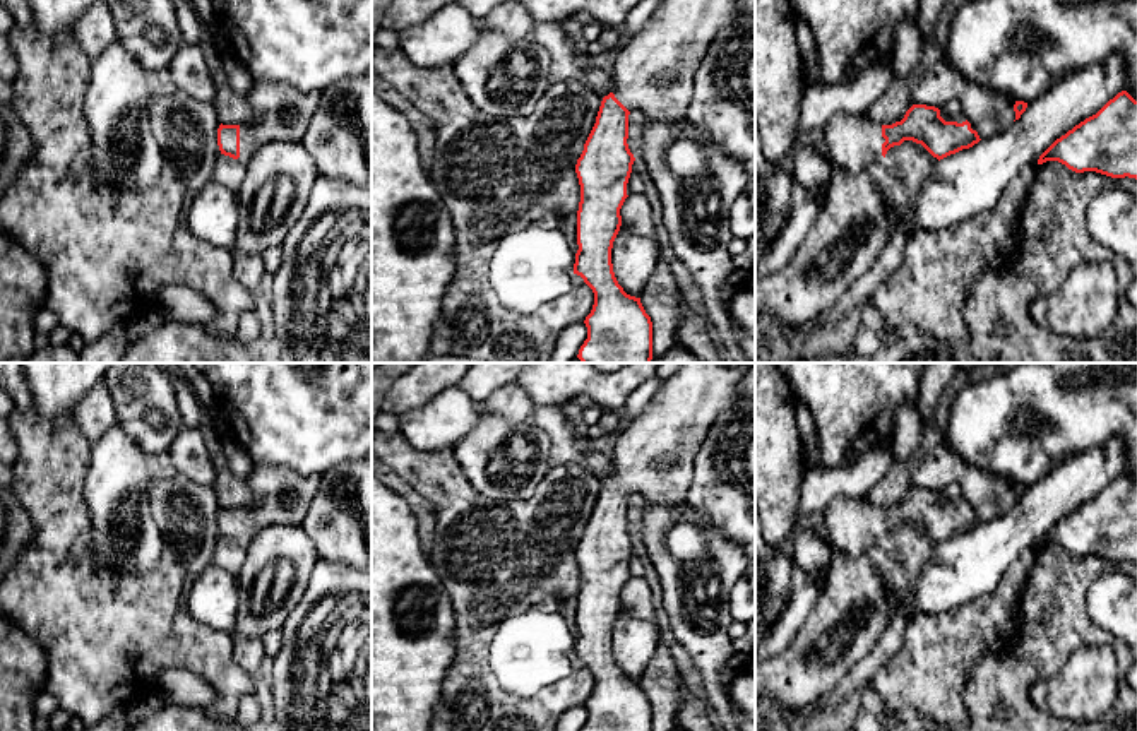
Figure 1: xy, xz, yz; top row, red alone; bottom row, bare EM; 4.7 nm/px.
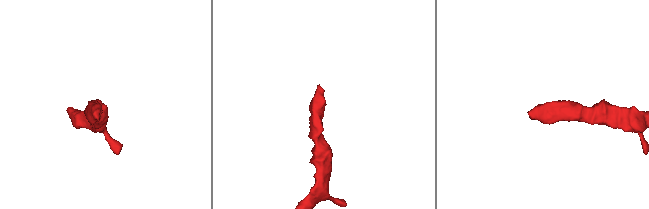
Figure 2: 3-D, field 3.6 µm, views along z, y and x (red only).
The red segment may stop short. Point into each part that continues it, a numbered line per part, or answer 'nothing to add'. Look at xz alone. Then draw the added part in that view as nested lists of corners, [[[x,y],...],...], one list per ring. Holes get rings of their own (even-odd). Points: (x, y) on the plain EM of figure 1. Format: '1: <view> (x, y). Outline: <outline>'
1: xz (654, 454). Outline: [[[682,363],[663,380],[647,409],[620,430],[611,462],[615,481],[628,493],[663,507],[687,507],[694,461],[714,419],[738,399],[740,385],[755,363]]]

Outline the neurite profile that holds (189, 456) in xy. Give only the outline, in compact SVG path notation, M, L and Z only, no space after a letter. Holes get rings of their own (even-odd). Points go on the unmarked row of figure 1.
M183 426L166 452L173 472L214 486L216 469L200 430Z

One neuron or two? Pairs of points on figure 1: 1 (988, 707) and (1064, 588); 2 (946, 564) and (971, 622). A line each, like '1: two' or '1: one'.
1: one
2: two

